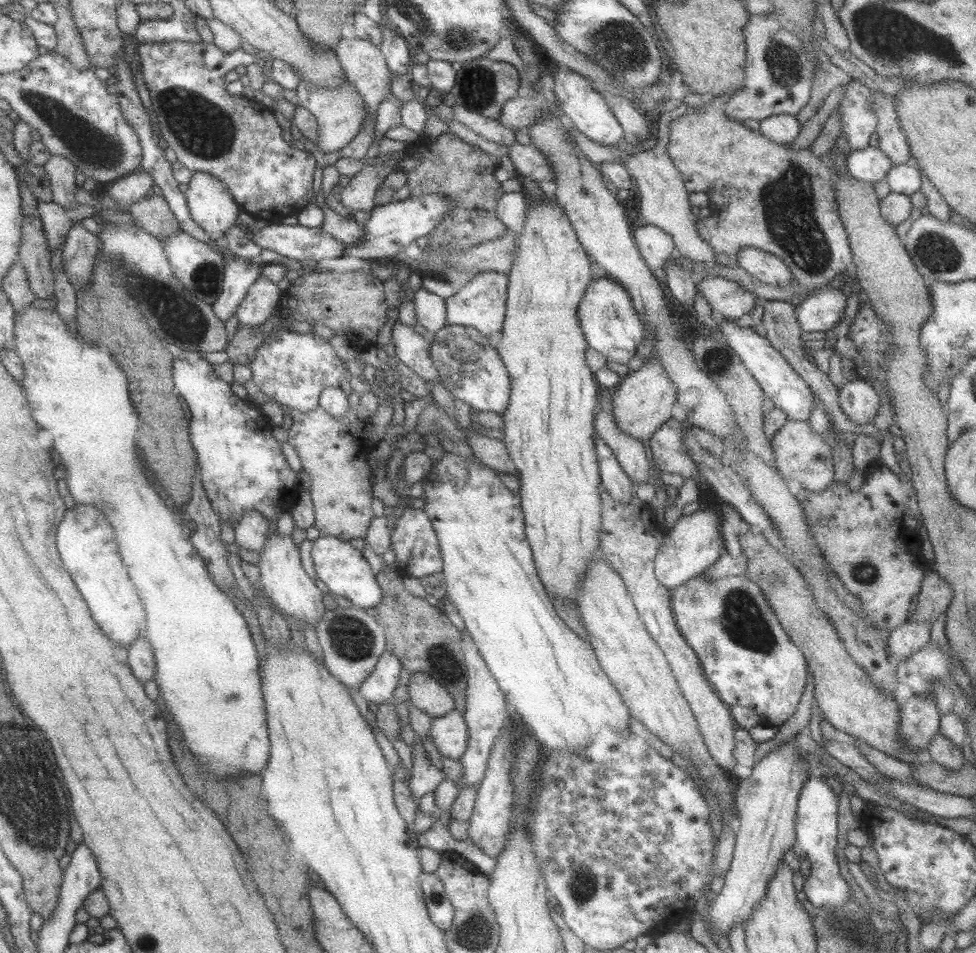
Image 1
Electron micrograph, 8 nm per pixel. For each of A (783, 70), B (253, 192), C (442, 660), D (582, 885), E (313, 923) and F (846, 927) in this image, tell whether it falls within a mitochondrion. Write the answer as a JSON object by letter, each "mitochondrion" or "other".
{"A":"mitochondrion","B":"other","C":"mitochondrion","D":"mitochondrion","E":"other","F":"mitochondrion"}

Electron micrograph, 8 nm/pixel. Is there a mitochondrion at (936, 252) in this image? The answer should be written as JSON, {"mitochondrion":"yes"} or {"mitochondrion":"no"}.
{"mitochondrion":"yes"}

